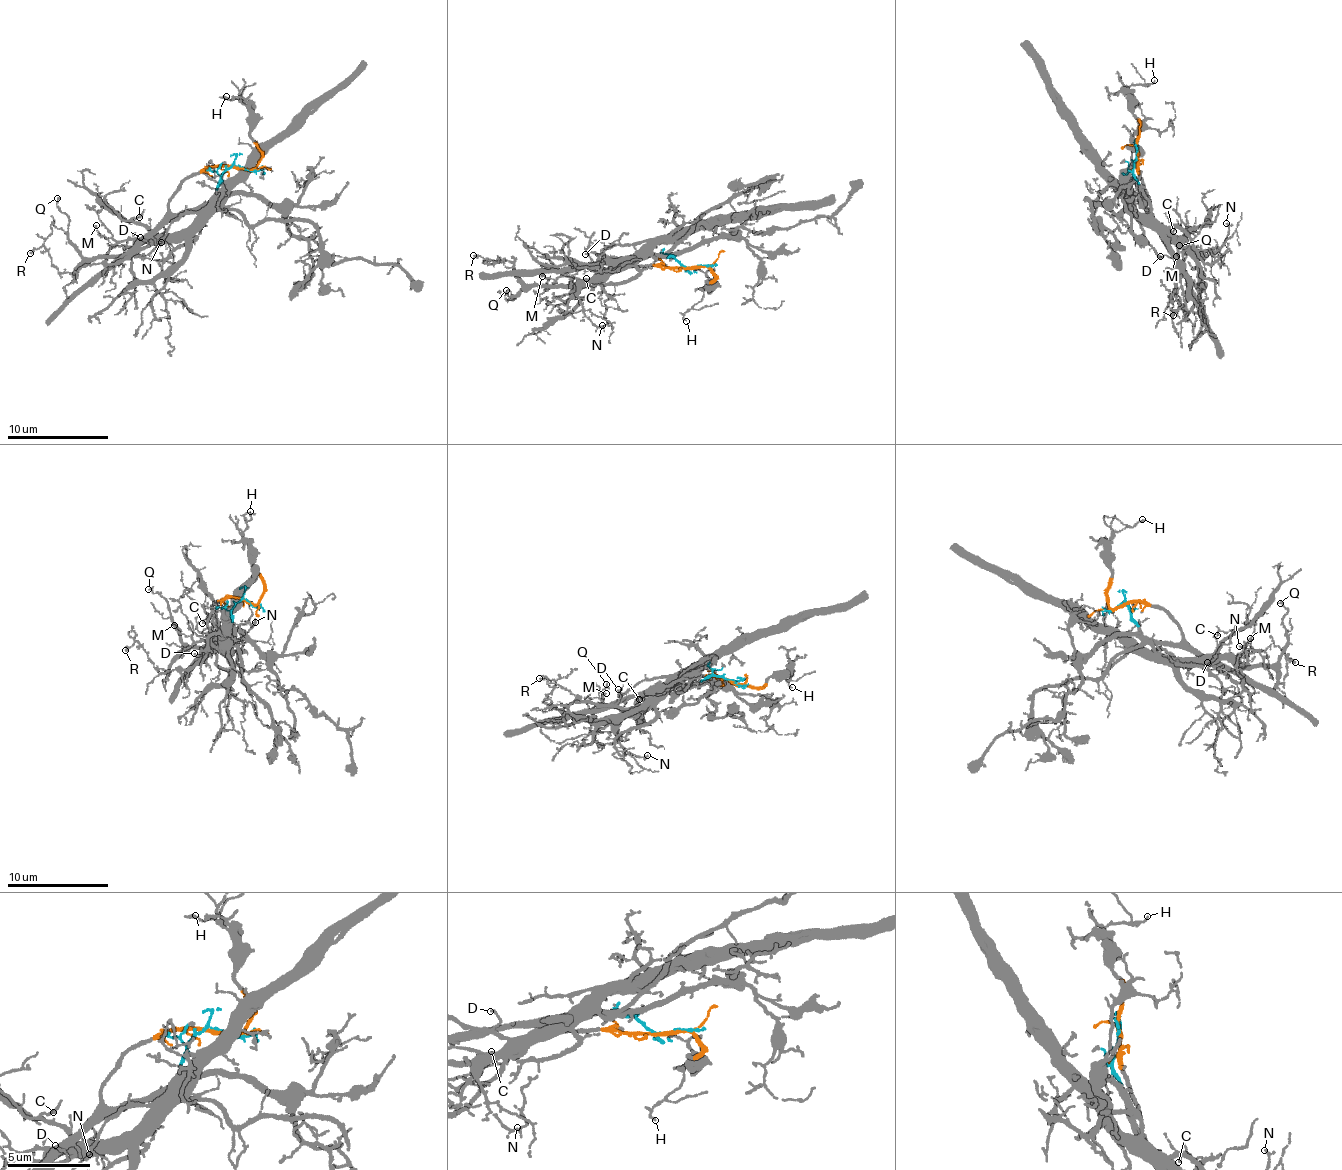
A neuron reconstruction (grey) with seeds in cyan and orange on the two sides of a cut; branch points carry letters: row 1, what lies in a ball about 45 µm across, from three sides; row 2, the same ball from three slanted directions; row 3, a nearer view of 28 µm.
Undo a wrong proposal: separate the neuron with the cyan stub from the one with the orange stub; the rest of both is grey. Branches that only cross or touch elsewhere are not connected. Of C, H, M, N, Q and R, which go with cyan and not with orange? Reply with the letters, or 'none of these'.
C, M, N, Q, R

